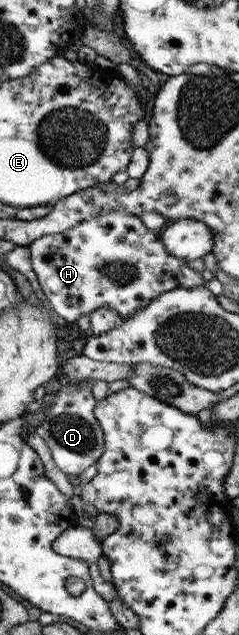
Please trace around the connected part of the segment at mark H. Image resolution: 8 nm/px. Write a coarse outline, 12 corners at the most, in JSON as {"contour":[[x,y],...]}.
{"contour":[[121,209],[28,245],[52,309],[130,317],[205,283]]}

